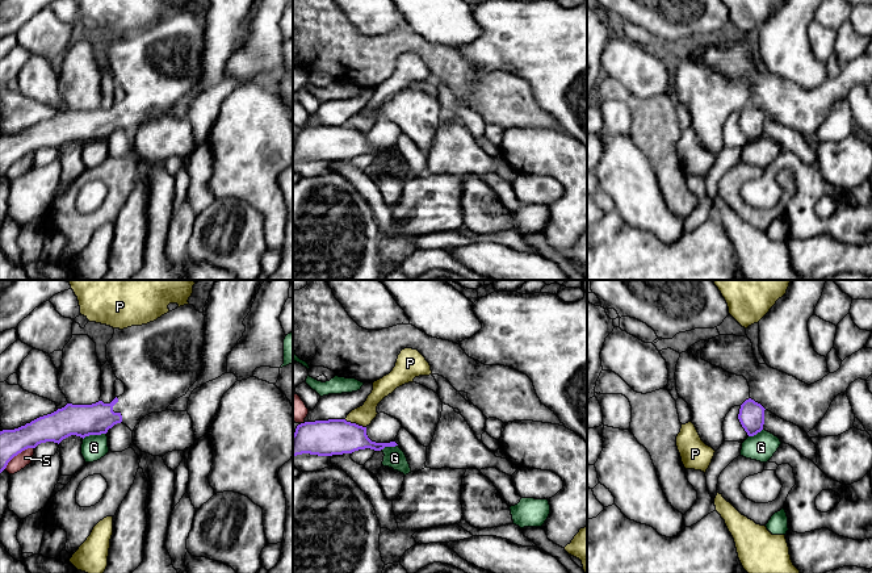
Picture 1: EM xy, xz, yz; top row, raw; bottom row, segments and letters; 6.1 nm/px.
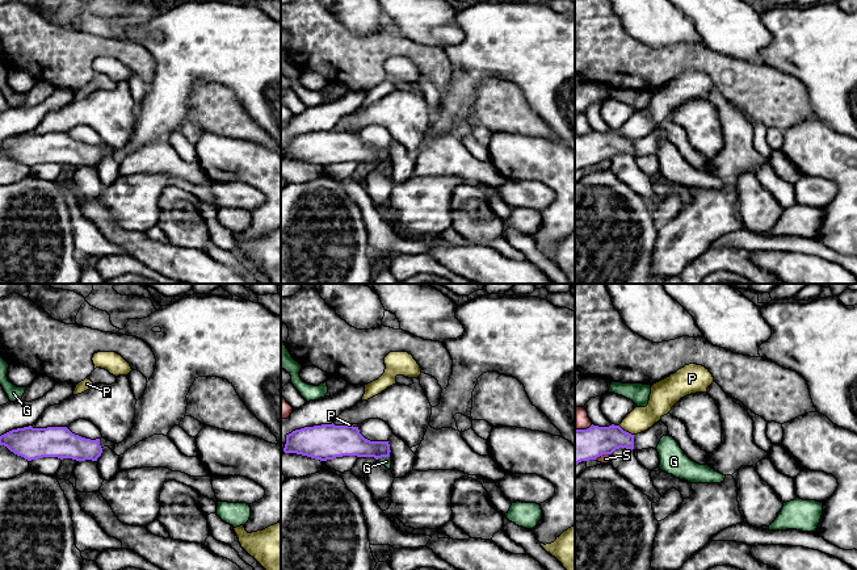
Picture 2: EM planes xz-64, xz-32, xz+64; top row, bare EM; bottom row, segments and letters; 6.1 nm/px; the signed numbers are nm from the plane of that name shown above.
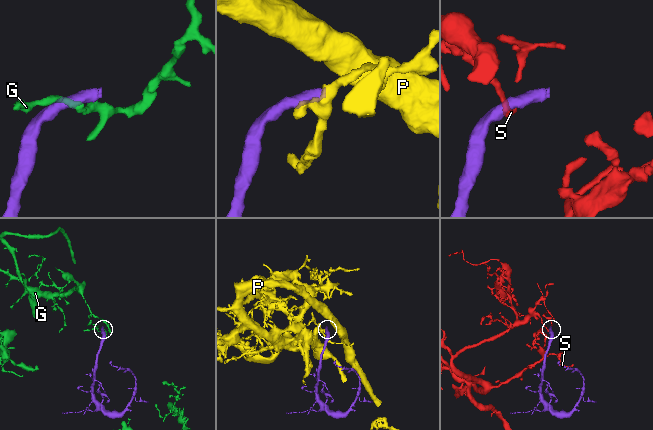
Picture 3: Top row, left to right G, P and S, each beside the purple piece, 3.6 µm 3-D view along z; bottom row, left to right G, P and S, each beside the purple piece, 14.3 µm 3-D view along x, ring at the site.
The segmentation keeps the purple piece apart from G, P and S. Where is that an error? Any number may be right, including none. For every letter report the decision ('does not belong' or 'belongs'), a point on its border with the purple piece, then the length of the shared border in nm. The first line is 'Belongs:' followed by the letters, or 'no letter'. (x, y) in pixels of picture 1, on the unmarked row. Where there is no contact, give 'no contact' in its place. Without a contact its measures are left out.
Belongs: no letter
G: does not belong | xy (93, 139) | 150 nm
P: does not belong | xz (355, 129) | 140 nm
S: does not belong | xy (17, 159) | 220 nm

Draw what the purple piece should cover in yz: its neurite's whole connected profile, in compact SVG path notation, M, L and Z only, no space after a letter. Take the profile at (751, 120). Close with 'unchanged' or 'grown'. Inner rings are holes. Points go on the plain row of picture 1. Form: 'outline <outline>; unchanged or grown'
outline M746 105L739 114L738 125L749 142L754 142L763 135L764 113L754 105Z; unchanged

